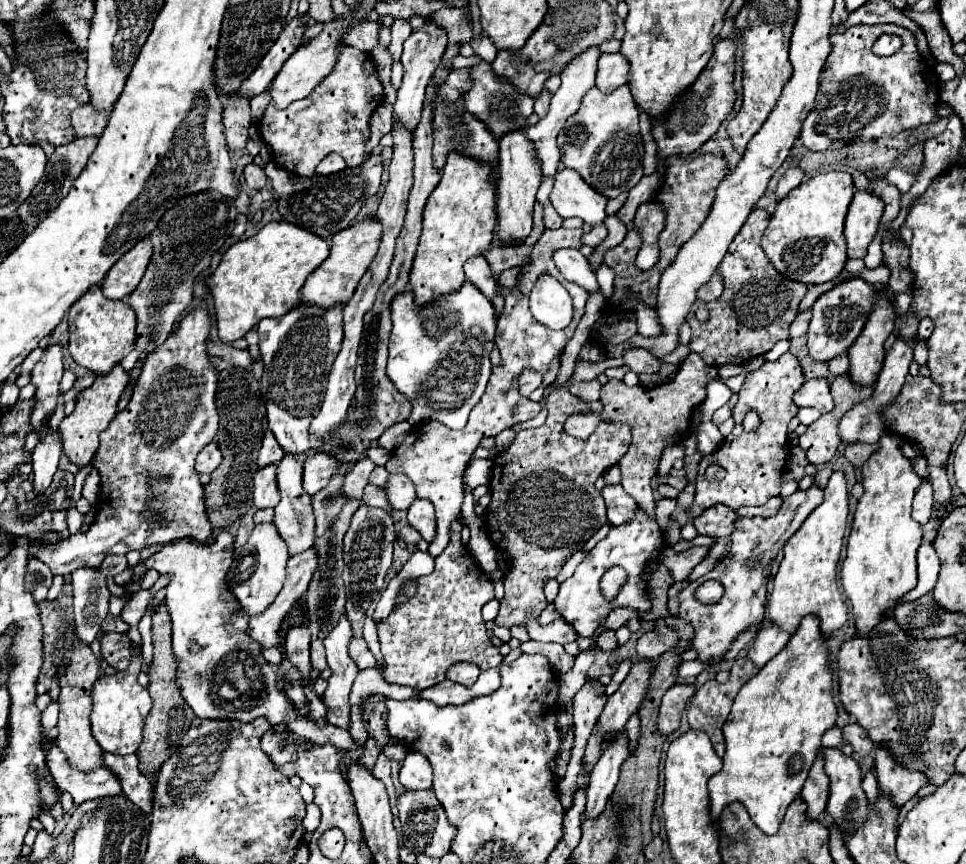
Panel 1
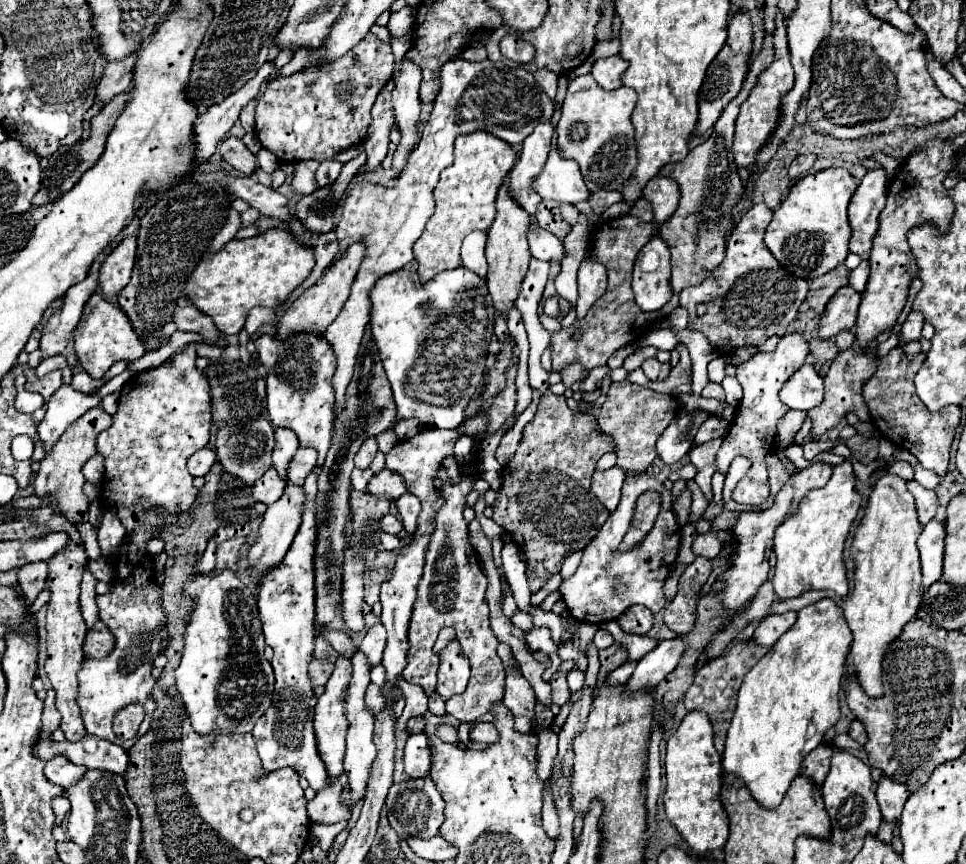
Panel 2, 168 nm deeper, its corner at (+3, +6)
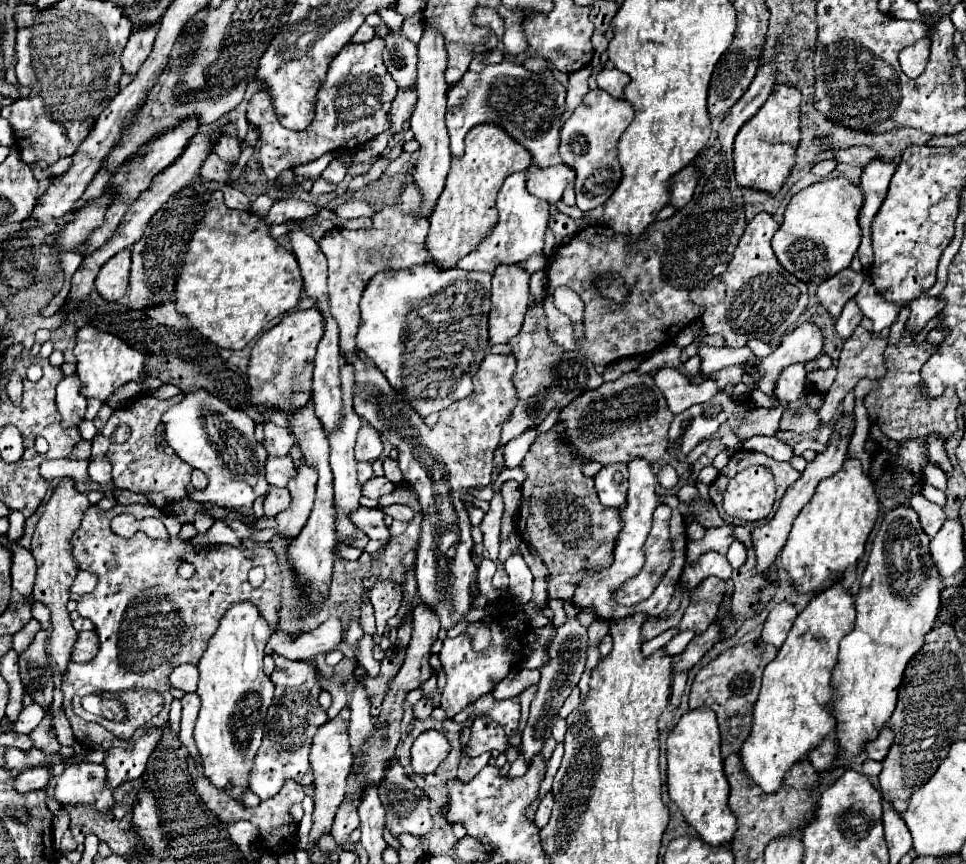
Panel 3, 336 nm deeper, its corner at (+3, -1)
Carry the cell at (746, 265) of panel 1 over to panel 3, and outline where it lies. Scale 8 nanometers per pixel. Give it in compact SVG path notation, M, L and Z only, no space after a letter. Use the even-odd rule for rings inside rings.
M759 212L747 224L727 270L713 278L703 290L691 292L691 300L705 308L701 318L705 334L723 334L727 346L745 346L751 338L771 344L779 342L795 326L809 300L807 284L789 274L771 250L771 238L777 230L779 224L775 218L767 212Z

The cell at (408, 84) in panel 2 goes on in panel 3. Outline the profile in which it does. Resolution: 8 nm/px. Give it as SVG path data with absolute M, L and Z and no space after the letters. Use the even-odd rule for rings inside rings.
M399 30L389 32L385 36L385 50L383 50L383 60L391 76L395 78L399 88L407 88L415 84L417 78L417 46L401 36Z

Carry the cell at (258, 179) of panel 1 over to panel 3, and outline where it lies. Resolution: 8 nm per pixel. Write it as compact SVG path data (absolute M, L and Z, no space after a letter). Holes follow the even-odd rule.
M221 134L219 140L213 146L213 152L227 164L235 164L239 154L241 154L241 144L237 138L229 136L229 134Z

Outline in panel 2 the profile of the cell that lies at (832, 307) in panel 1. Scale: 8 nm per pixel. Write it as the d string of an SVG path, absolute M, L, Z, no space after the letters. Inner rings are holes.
M851 285L841 287L827 303L825 311L819 317L819 339L833 339L839 331L849 331L855 325L861 293Z

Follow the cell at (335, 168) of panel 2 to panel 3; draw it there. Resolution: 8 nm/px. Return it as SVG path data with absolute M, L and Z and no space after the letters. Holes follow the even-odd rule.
M333 160L327 168L325 168L325 172L321 174L325 180L329 180L329 182L335 182L335 184L339 184L343 178L345 178L345 174L347 174L347 166L341 162L341 160Z

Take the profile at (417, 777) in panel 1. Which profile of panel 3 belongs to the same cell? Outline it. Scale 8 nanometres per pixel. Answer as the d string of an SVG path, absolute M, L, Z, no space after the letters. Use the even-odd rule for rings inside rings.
M427 730L423 732L411 748L411 766L417 776L427 776L447 758L451 752L451 742L443 732Z

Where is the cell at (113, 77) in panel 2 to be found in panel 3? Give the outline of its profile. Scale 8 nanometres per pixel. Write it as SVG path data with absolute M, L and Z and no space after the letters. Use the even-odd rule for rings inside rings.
M159 22L141 26L141 28L137 28L137 30L131 34L131 38L129 38L129 42L127 42L127 46L125 46L123 54L121 54L123 70L125 70L127 74L135 74L135 72L141 68L141 64L147 60L151 48L153 48L157 30L159 30Z

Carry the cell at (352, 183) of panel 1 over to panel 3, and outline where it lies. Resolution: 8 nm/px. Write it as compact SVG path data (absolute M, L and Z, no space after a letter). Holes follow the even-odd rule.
M415 86L397 92L397 98L393 100L391 106L391 130L393 132L401 132L403 124L409 120L411 110L415 110L415 102L417 102L417 90Z

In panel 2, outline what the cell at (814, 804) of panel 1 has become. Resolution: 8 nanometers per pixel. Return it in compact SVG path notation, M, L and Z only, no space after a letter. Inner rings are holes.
M821 743L819 747L815 747L807 759L803 759L803 767L801 767L801 775L811 779L817 787L823 783L827 771L829 771L829 761L833 755L833 747L829 743Z

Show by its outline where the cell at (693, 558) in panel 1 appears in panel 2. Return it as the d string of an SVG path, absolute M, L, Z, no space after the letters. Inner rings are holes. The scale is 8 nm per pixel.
M705 533L705 535L697 535L693 541L693 553L713 559L715 555L719 555L721 551L721 541L713 535L713 533Z

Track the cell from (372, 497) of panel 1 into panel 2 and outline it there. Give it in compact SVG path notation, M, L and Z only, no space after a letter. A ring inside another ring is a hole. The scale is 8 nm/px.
M355 469L353 475L351 475L351 479L353 479L353 489L357 489L357 491L365 491L365 489L367 489L367 483L369 483L371 477L373 477L373 471L371 471L371 469L367 469L367 471L359 471L359 469Z

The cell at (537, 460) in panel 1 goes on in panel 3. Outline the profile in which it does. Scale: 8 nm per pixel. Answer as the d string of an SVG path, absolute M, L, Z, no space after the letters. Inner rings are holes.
M561 424L547 434L537 436L521 468L527 474L523 482L523 502L517 514L517 532L523 542L533 546L549 566L549 596L571 600L575 588L587 572L601 572L613 564L615 540L623 528L621 508L605 508L593 486L593 478L583 476L583 464L573 458L571 446L559 440Z

